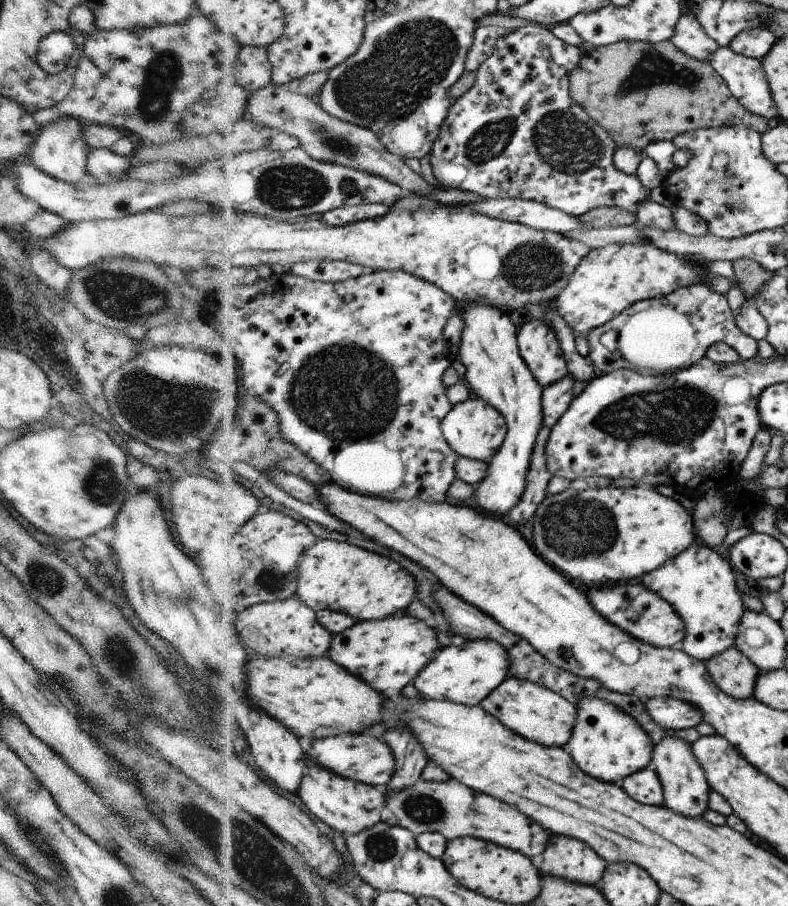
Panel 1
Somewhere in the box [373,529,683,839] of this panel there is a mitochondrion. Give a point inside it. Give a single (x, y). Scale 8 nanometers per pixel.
(422, 809)

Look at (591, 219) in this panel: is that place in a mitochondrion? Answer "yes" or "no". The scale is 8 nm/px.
no

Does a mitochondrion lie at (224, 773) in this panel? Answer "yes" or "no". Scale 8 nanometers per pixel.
no

